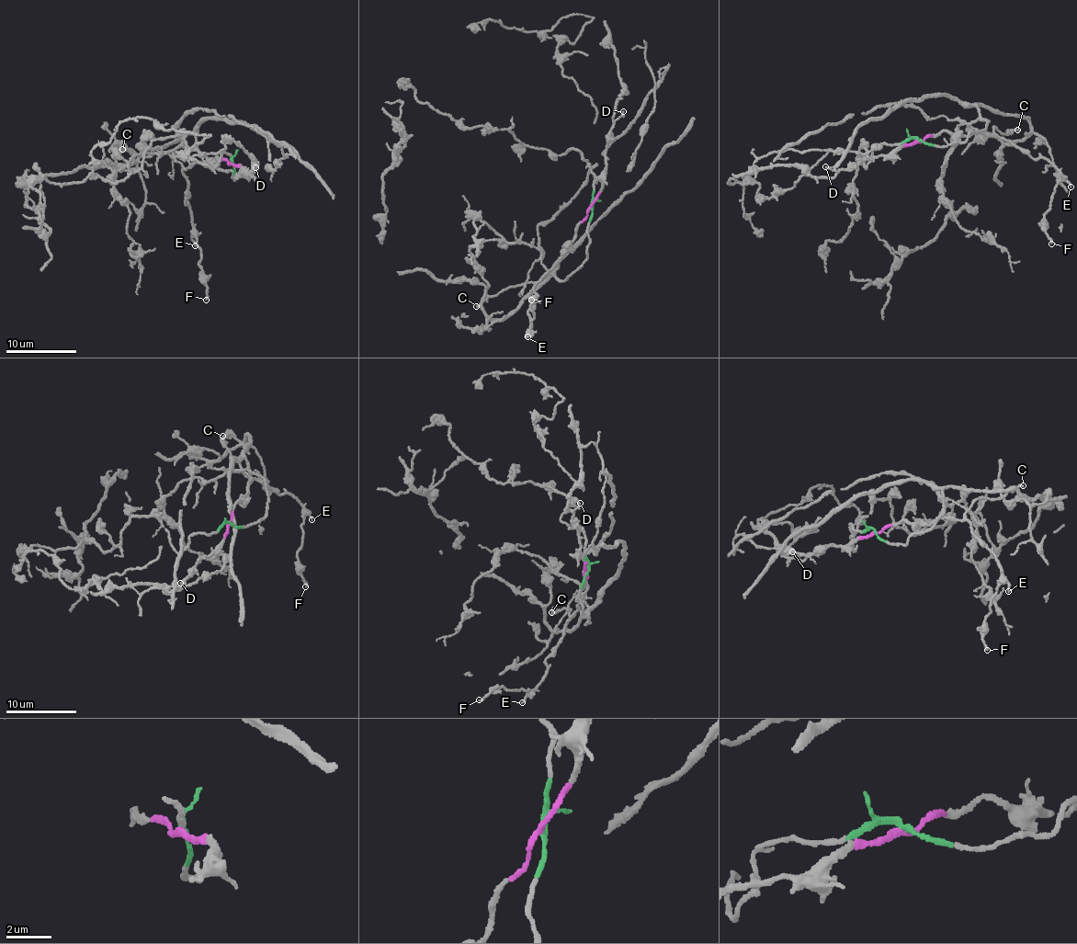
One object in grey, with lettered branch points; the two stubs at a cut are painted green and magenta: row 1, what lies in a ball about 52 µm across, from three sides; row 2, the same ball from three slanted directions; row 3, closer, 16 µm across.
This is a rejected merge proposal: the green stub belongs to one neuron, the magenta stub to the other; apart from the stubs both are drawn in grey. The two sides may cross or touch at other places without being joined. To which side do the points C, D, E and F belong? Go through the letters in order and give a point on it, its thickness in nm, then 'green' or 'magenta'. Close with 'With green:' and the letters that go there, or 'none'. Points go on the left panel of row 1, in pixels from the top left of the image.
C: (122, 149) | 200 nm | magenta
D: (255, 167) | 170 nm | magenta
E: (195, 245) | 160 nm | magenta
F: (206, 300) | 220 nm | magenta
With green: none

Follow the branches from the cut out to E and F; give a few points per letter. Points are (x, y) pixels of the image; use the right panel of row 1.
E: (918, 141), (948, 131), (969, 136), (980, 131), (1000, 137), (1022, 147), (1033, 158), (1043, 157), (1071, 187)
F: (918, 141), (941, 131), (980, 131), (1043, 157), (1059, 172), (1045, 213), (1051, 244)

